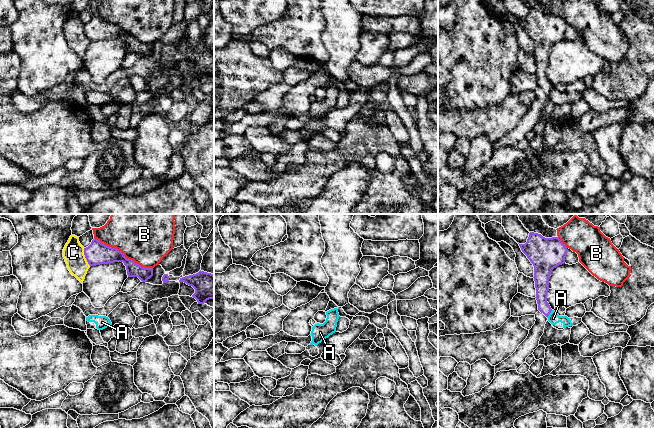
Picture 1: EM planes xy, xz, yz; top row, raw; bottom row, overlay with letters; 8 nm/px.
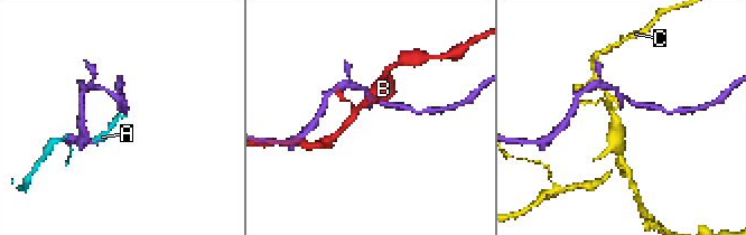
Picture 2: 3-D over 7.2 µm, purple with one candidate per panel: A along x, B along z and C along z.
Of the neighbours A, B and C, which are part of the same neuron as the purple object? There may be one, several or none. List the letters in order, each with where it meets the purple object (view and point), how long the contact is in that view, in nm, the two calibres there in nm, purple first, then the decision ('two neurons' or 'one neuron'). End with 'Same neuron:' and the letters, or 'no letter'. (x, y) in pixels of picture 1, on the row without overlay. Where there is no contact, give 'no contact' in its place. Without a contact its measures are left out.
A: yz (549, 89) | 80 nm | 110/90 nm | two neurons
B: xy (123, 30) | 550 nm | 180/340 nm | two neurons
C: xy (85, 33) | 160 nm | 180/170 nm | two neurons
Same neuron: no letter

